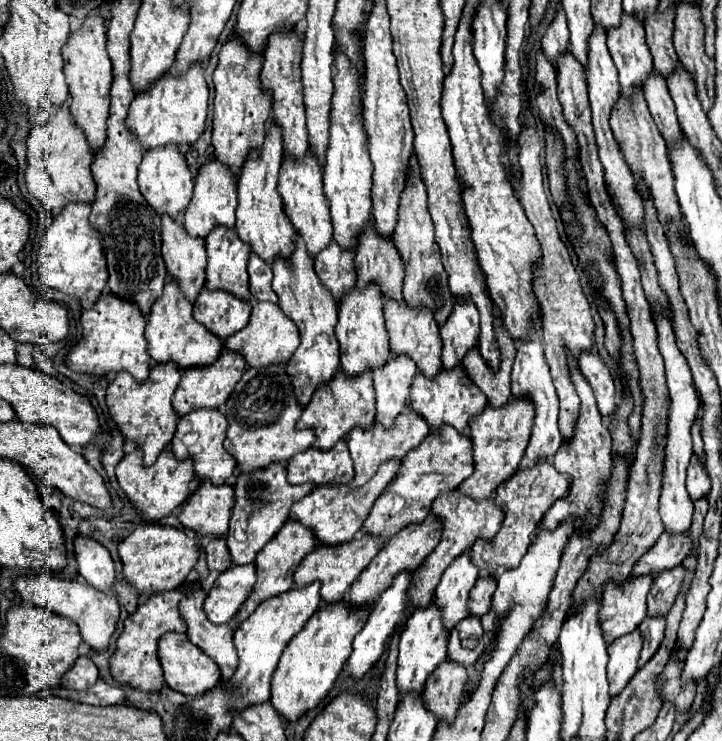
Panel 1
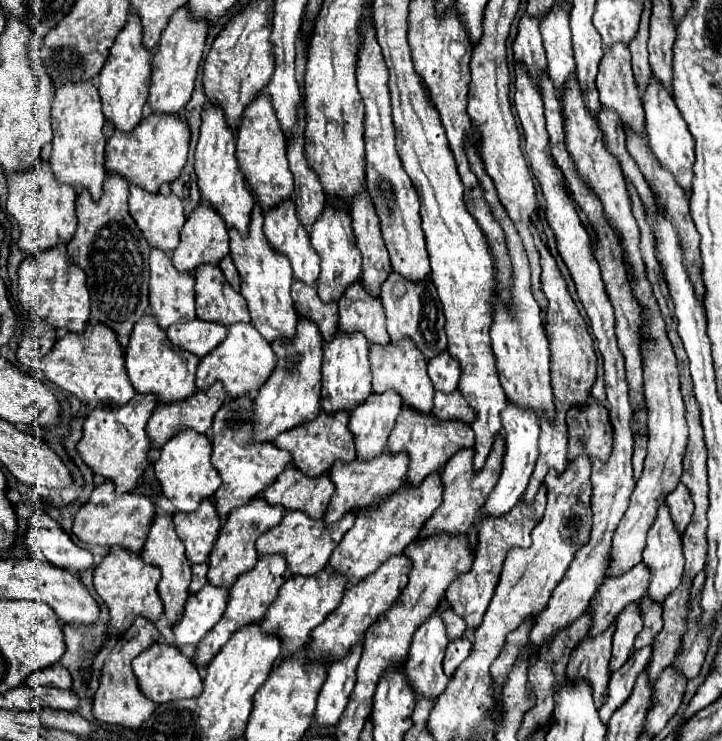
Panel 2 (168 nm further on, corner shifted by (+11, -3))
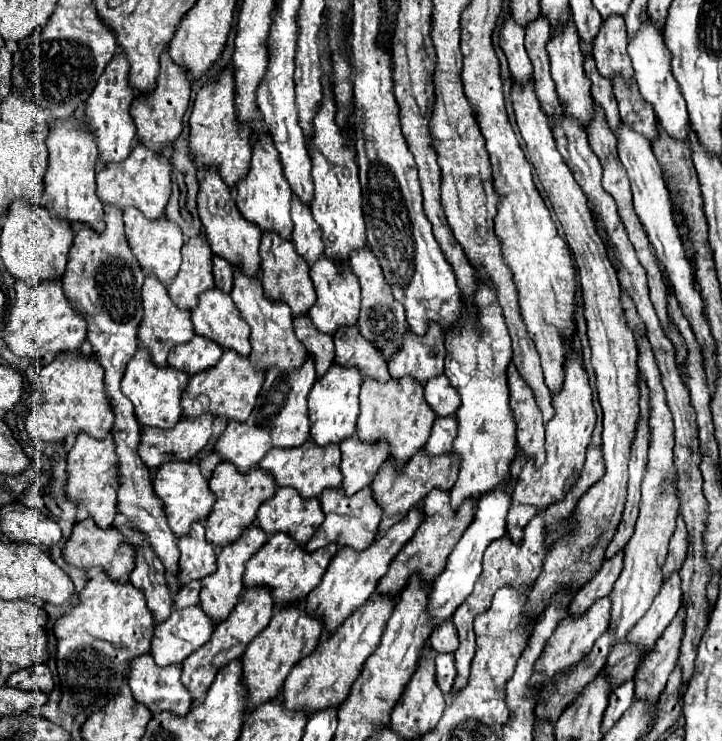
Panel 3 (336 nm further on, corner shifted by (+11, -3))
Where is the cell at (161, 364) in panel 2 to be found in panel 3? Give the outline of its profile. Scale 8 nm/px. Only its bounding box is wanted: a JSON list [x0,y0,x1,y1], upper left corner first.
[121,345,189,429]

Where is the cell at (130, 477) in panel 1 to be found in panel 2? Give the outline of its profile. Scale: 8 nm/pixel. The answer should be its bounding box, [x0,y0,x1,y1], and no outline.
[73,481,153,553]

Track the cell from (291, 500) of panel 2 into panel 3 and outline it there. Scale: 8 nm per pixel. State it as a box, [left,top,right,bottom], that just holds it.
[257,487,323,543]

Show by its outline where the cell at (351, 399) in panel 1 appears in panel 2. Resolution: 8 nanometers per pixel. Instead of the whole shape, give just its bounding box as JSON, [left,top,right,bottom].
[275,411,355,479]

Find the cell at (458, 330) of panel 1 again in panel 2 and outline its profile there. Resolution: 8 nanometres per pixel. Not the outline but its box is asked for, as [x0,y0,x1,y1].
[429,353,459,395]

